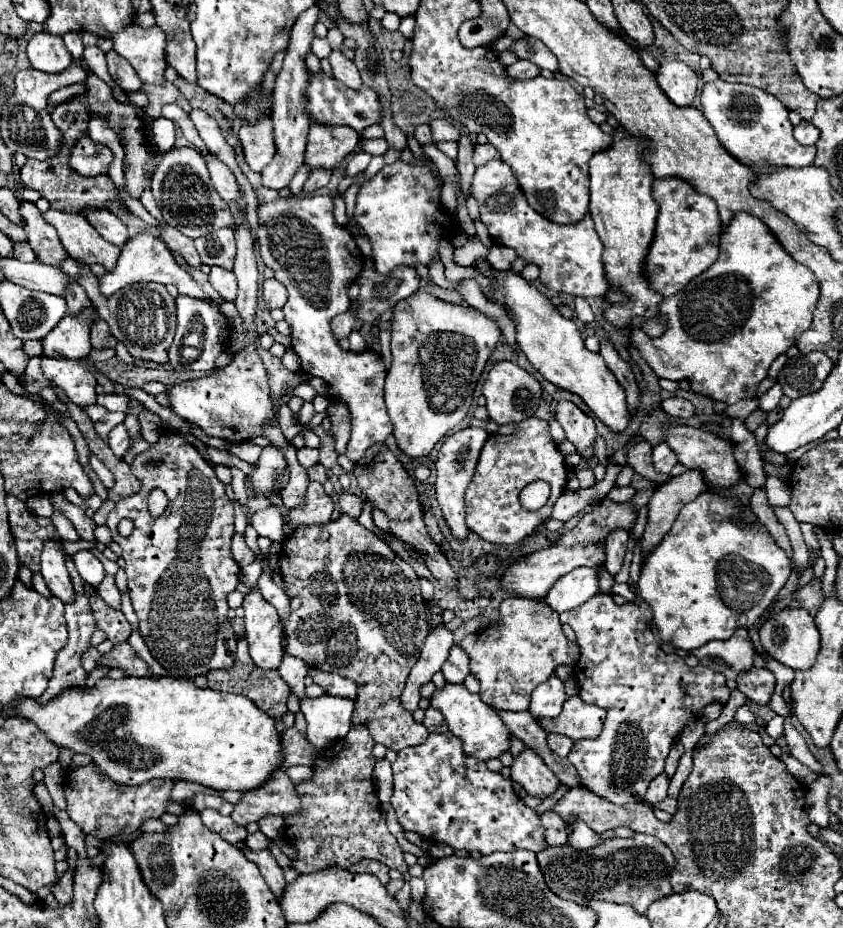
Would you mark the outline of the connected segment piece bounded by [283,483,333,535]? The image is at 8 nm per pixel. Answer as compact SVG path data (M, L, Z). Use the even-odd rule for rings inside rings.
M309 483L305 507L297 507L289 511L289 525L283 525L283 531L285 535L289 535L303 525L313 525L313 523L323 525L331 519L331 511L333 511L333 501L323 491L321 483Z

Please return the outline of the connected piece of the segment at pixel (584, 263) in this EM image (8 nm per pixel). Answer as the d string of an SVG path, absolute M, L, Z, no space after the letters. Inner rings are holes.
M489 161L477 167L469 195L477 199L481 221L489 229L489 235L495 243L511 247L517 251L517 257L525 263L533 263L541 269L539 281L557 293L581 295L581 297L603 297L607 291L607 279L601 263L603 243L595 233L593 221L585 217L577 225L557 225L535 213L515 175L501 161Z

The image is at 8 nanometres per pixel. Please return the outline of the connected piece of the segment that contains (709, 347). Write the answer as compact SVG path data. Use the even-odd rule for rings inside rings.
M739 213L721 235L717 261L691 279L681 293L661 301L663 307L659 307L659 313L669 319L667 331L661 337L651 339L641 327L633 325L635 331L631 331L631 341L659 377L689 381L693 393L731 405L741 399L757 397L757 387L767 377L771 363L793 347L799 335L811 325L817 299L819 285L815 275L807 267L795 263L795 259L779 247L779 241L775 241L765 223L749 213Z

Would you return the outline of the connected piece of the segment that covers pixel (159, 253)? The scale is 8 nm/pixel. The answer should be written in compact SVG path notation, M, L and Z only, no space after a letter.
M141 231L141 233L137 233L135 237L129 237L129 239L127 239L127 243L125 243L123 249L121 249L121 257L119 257L115 269L109 271L109 273L105 273L105 275L99 279L99 285L101 285L103 295L113 295L115 291L123 289L125 285L139 283L141 279L149 279L149 281L163 283L163 285L173 283L173 285L177 287L179 295L189 295L189 297L193 297L193 299L211 301L211 297L193 281L193 277L189 277L189 273L183 271L183 269L175 263L169 247L167 247L161 239L157 239L153 233L149 233L149 231Z

